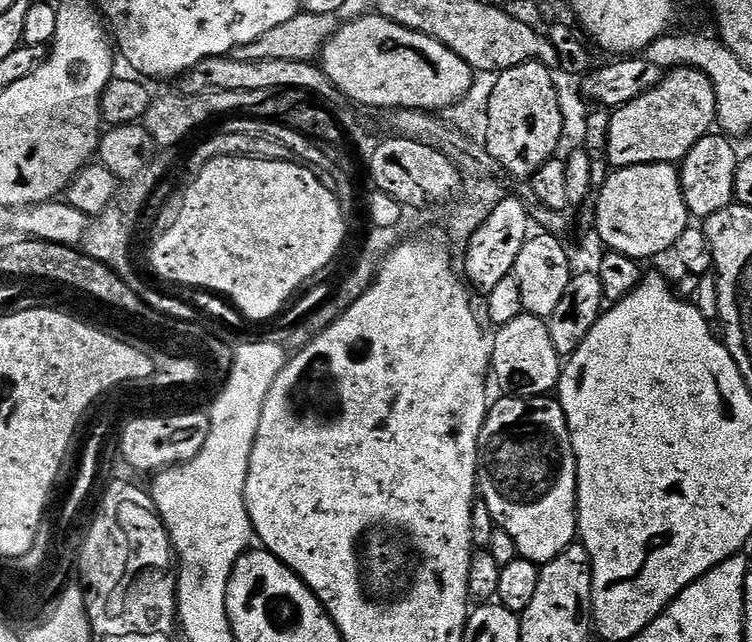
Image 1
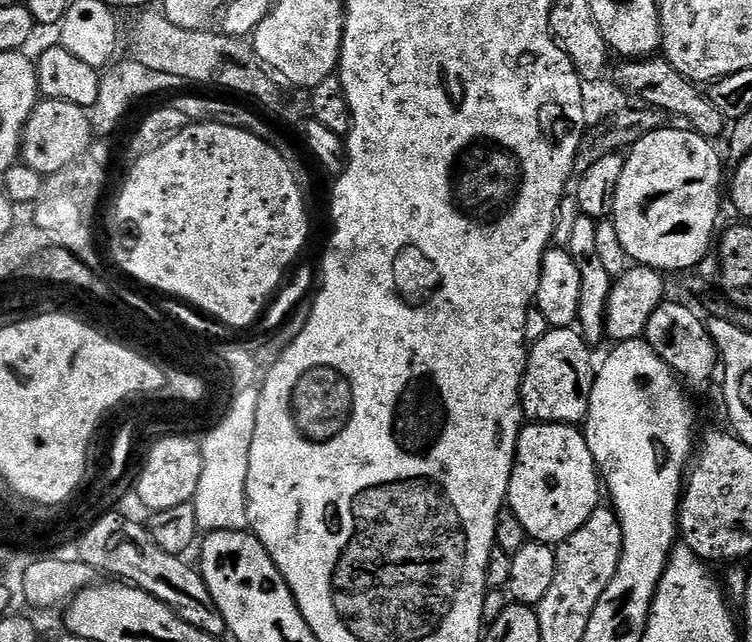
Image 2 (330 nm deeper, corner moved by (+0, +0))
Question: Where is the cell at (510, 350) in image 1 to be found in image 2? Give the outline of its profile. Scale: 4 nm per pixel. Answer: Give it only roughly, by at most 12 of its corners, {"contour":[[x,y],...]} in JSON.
{"contour":[[575,327],[528,348],[523,415],[579,425],[596,368]]}

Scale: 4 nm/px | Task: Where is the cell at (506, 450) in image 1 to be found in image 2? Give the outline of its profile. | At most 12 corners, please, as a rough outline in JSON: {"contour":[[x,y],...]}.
{"contour":[[521,427],[506,504],[563,544],[601,503],[579,427]]}

